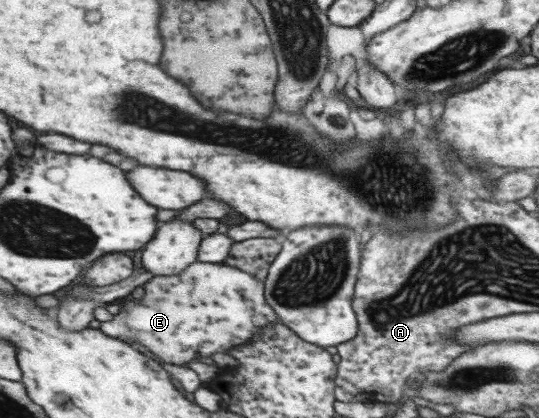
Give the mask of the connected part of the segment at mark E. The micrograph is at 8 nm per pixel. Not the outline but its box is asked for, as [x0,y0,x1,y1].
[99,261,281,365]

